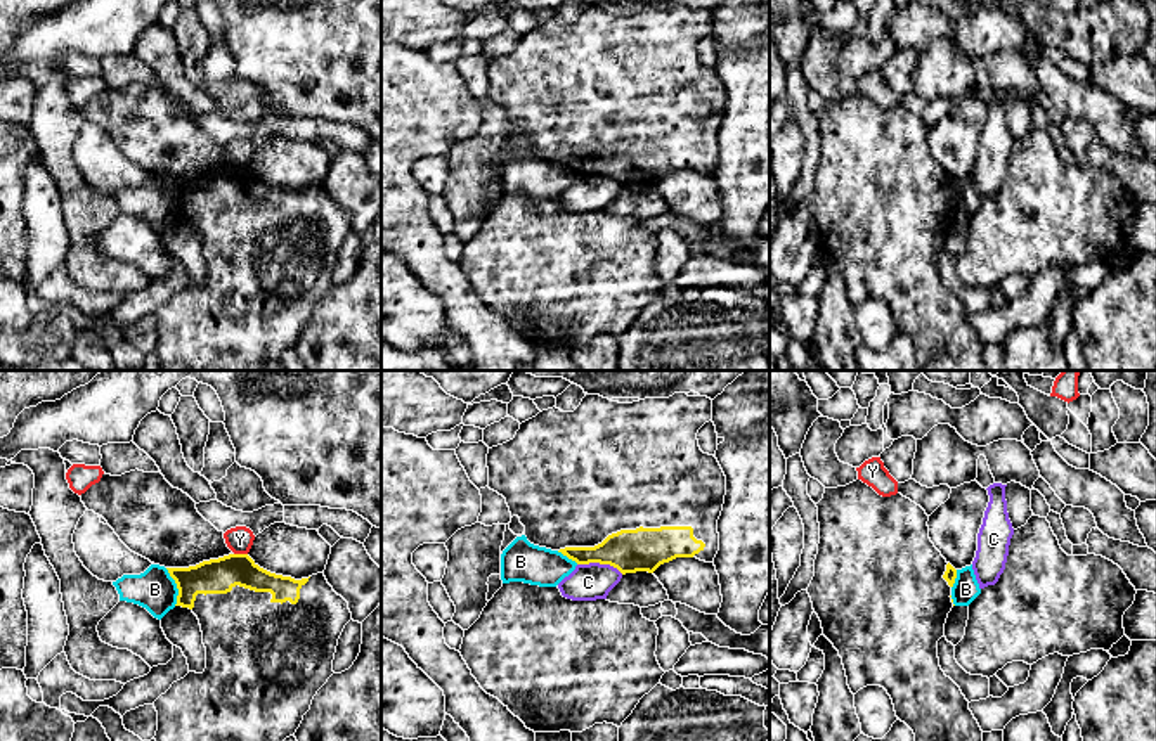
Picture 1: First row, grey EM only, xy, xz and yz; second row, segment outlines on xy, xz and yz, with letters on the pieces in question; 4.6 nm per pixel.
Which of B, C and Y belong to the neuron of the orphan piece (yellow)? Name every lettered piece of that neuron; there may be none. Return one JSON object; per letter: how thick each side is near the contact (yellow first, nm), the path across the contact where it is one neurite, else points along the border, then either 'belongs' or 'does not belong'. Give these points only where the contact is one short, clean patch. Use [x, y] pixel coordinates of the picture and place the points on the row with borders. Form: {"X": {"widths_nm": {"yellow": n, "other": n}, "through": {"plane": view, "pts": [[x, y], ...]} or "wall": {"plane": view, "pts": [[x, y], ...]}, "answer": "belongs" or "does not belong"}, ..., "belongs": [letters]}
{"B": {"widths_nm": {"yellow": 160, "other": 190}, "wall": {"plane": "xy", "pts": [[165, 568], [177, 589], [175, 605]]}, "answer": "does not belong"}, "C": {"widths_nm": {"yellow": 200, "other": 180}, "wall": {"plane": "xz", "pts": [[578, 563], [609, 563], [623, 573]]}, "answer": "does not belong"}, "Y": {"widths_nm": {"yellow": 160, "other": 120}, "wall": {"plane": "xy", "pts": [[234, 553], [246, 554]]}, "answer": "does not belong"}, "belongs": []}

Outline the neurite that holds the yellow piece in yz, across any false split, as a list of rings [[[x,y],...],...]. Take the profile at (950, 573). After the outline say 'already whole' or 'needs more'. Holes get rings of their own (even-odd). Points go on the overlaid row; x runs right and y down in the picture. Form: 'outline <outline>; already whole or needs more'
outline [[[861,480],[825,488],[816,507],[820,544],[808,594],[823,635],[842,658],[851,693],[884,687],[915,741],[983,741],[969,701],[939,667],[938,641],[955,606],[957,570],[931,542],[925,511],[901,493],[882,497]]]; needs more

